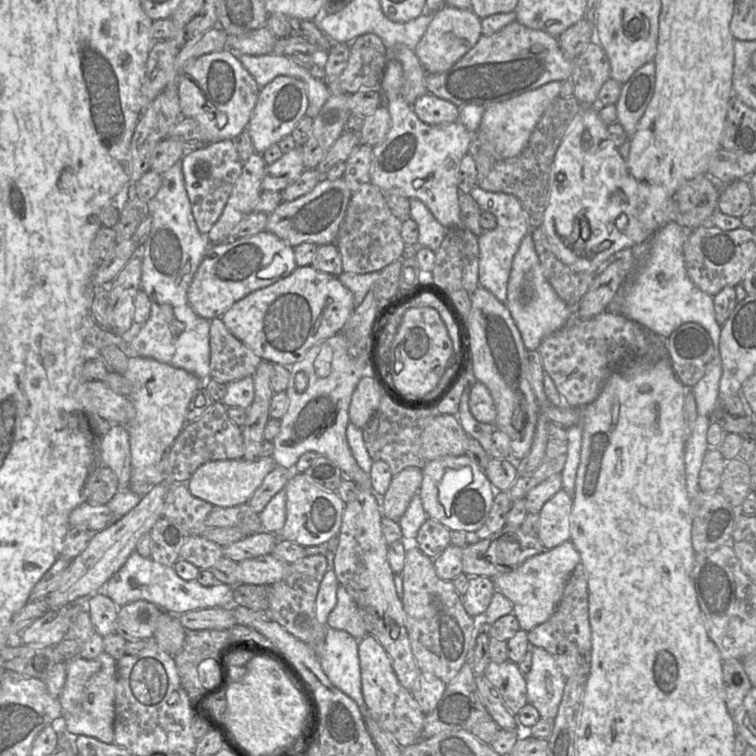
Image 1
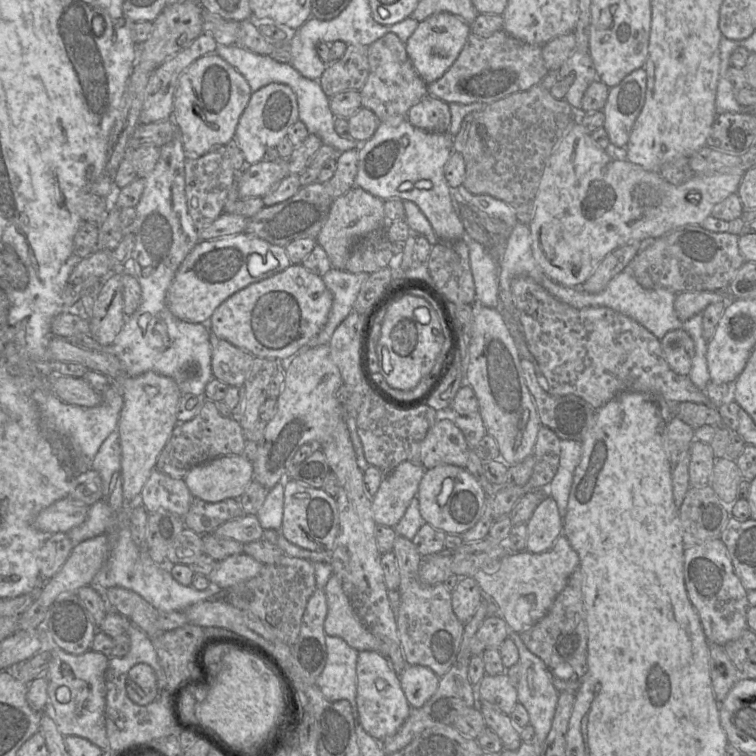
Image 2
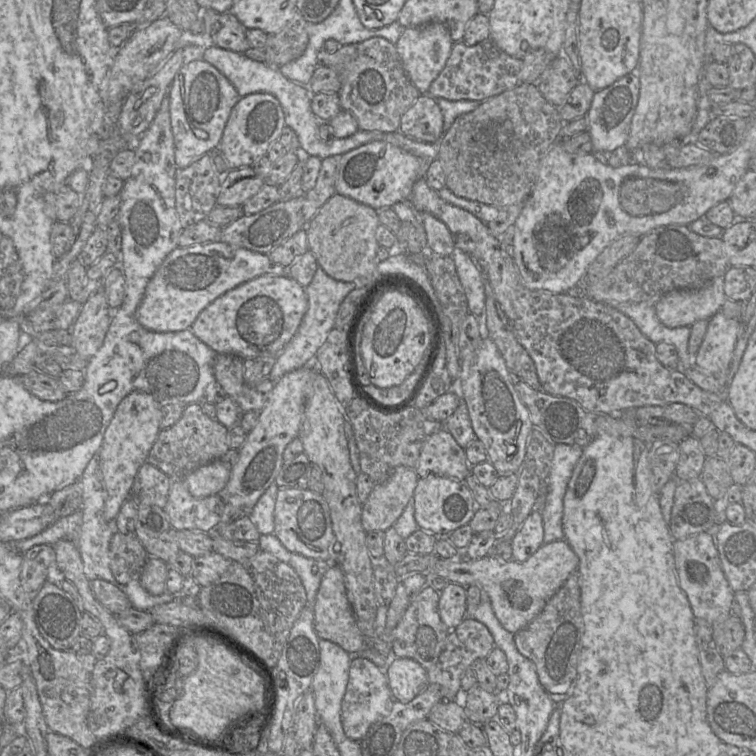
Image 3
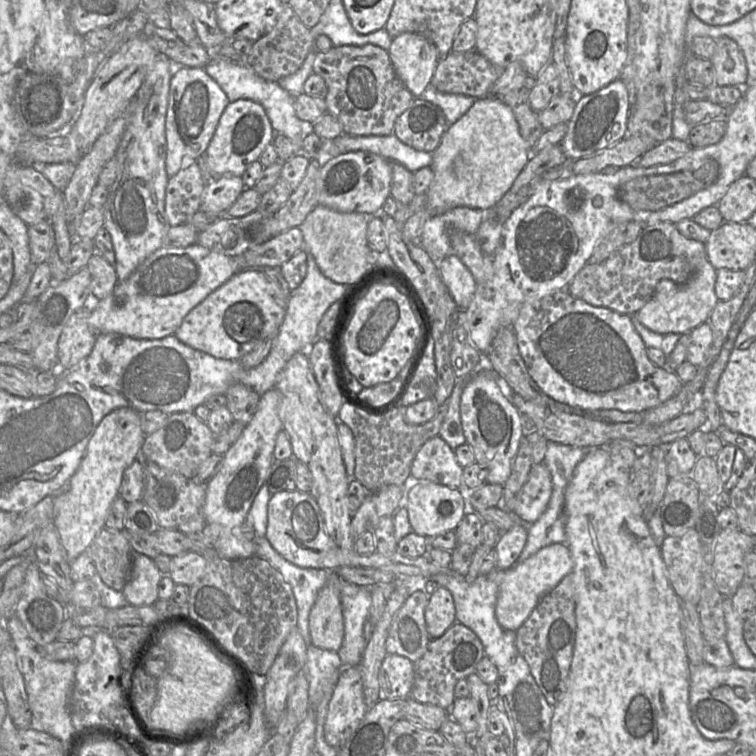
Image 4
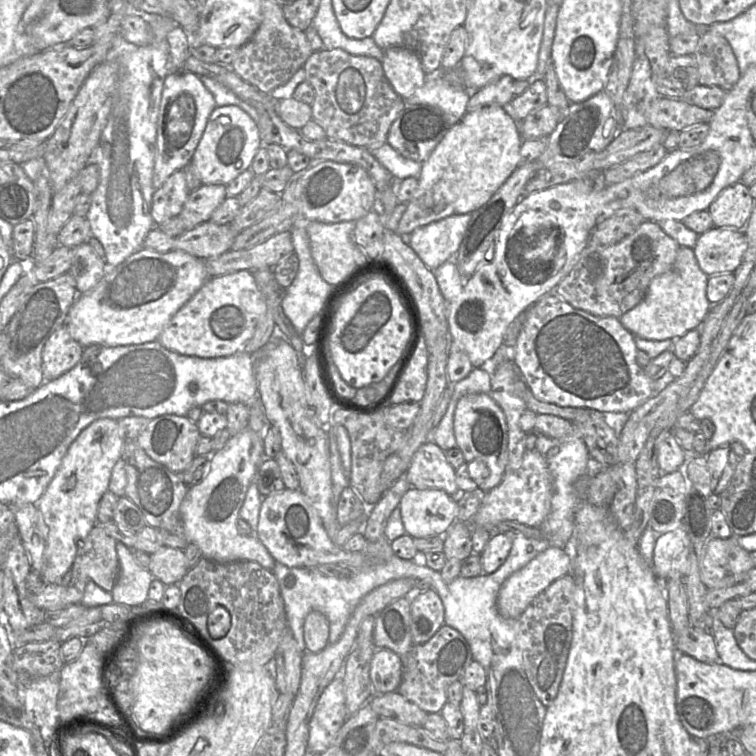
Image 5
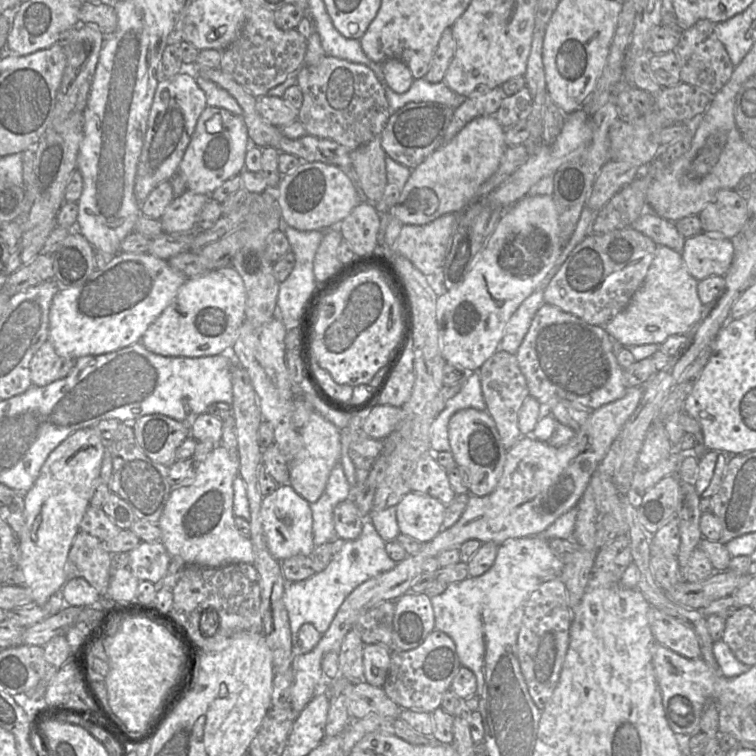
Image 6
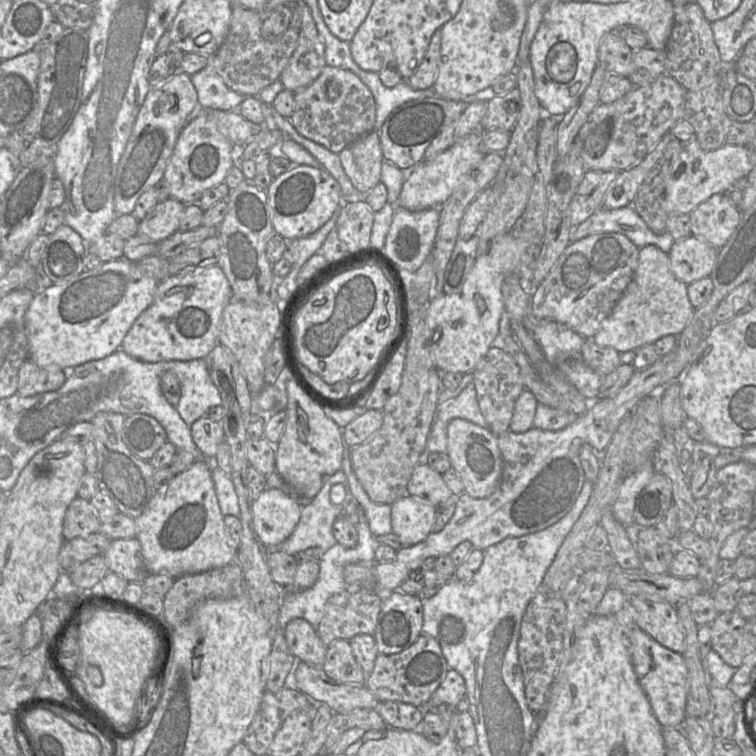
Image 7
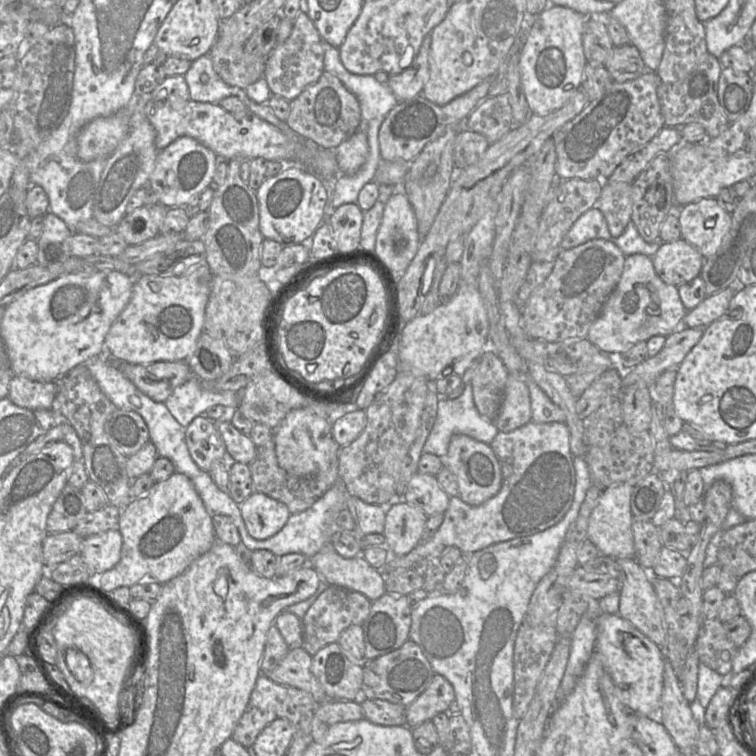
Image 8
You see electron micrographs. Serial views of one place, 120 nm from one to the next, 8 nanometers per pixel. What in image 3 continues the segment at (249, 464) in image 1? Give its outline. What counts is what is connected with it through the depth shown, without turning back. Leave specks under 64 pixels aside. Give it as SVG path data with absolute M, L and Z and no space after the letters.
M216 459L190 472L182 480L195 498L218 495L227 485L231 464Z

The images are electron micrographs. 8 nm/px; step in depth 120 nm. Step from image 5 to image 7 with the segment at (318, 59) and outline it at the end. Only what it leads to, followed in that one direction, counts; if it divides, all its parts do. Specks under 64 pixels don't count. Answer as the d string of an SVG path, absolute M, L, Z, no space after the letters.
M326 65L311 84L294 92L291 124L300 135L334 153L374 129L376 103L369 88L353 72Z

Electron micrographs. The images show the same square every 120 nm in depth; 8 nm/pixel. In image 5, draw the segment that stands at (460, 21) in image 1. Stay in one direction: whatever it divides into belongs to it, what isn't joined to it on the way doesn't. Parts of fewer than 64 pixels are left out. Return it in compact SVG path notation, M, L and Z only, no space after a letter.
M402 47L386 49L382 67L391 86L403 99L411 96L429 77L418 55Z

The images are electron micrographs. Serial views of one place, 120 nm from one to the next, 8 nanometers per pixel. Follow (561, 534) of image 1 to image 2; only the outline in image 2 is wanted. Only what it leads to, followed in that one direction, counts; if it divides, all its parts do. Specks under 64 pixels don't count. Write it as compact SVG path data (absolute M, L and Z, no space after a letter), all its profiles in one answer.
M544 496L526 525L526 550L531 553L549 550L563 534L563 518L555 500L550 496Z

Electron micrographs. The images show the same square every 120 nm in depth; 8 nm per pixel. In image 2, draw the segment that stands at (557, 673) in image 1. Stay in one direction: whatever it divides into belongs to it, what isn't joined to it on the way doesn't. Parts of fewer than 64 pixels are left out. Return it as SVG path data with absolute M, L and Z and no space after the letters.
M510 631L508 634L519 651L519 673L518 683L515 686L517 689L517 699L522 704L529 714L529 724L535 731L535 742L528 742L542 746L546 739L555 714L559 692L553 686L550 674L544 662L530 652L520 638L520 633Z

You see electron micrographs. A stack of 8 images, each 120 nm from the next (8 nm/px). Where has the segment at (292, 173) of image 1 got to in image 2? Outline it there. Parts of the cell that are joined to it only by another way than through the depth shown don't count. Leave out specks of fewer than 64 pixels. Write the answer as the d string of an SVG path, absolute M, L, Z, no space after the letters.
M287 159L259 161L238 172L236 185L240 198L263 197L290 174Z

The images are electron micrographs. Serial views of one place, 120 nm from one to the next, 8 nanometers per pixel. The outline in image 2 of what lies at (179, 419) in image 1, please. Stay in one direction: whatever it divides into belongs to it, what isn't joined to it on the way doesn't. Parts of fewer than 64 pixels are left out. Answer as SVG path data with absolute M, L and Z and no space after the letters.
M52 336L48 343L50 361L75 362L89 370L101 372L117 384L123 394L123 407L116 430L121 446L122 492L126 502L139 500L139 495L151 472L156 468L157 458L178 424L177 411L182 393L176 382L167 376L148 371L138 376L129 375L117 356L110 351L85 350L65 338Z

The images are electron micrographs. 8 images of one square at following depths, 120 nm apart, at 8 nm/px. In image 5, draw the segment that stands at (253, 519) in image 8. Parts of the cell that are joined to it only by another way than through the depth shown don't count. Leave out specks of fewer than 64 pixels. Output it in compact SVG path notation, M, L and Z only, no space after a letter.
M285 488L263 497L256 535L273 559L287 567L314 568L321 564L337 564L359 569L368 563L363 553L345 551L333 542L317 511L300 489Z

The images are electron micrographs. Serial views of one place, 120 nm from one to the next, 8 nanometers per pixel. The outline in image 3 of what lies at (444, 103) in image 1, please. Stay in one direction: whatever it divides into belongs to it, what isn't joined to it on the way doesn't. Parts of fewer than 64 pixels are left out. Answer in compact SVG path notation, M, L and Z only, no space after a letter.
M422 94L402 115L399 131L417 141L438 143L442 136L443 123L443 114L436 99Z

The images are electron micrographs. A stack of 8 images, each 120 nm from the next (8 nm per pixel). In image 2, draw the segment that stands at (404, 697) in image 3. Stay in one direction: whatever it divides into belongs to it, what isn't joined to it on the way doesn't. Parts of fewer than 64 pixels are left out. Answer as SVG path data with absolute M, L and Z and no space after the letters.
M407 665L398 677L411 708L422 707L436 692L440 679L431 669L421 665Z

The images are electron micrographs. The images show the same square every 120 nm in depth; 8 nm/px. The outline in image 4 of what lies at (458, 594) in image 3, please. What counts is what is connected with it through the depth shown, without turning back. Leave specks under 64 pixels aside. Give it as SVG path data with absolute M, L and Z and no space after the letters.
M439 587L429 596L424 612L427 632L431 639L442 636L456 622L456 611L452 594Z

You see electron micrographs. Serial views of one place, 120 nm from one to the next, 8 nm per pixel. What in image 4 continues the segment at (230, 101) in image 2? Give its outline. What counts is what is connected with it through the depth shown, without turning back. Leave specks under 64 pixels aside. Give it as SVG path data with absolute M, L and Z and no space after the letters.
M181 67L171 76L165 121L165 168L169 178L192 165L205 153L219 119L229 103L225 92L204 68Z

